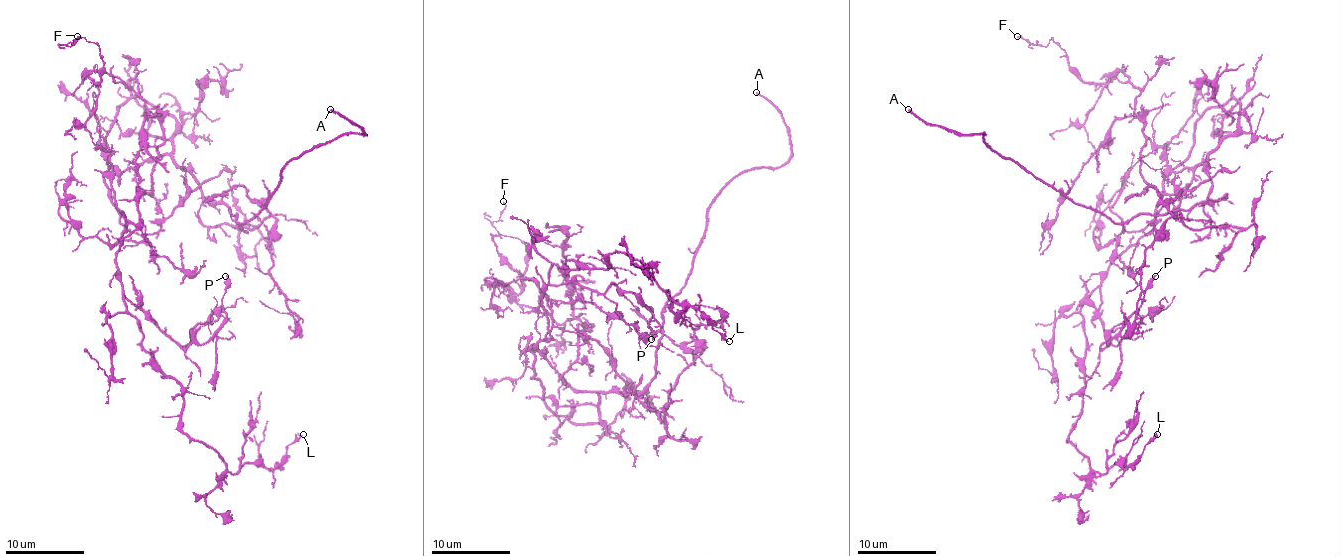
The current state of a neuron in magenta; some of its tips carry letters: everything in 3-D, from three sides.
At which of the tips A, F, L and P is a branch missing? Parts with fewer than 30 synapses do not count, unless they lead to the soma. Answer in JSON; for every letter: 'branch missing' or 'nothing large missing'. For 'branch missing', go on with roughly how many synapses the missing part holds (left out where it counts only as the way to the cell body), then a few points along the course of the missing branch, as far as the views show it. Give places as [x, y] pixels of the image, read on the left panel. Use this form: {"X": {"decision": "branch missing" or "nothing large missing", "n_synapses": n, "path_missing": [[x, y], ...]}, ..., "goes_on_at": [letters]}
{"A": {"decision": "branch missing", "path_missing": [[330, 109], [311, 87], [305, 71]]}, "F": {"decision": "nothing large missing"}, "L": {"decision": "nothing large missing"}, "P": {"decision": "nothing large missing"}, "goes_on_at": ["A"]}

